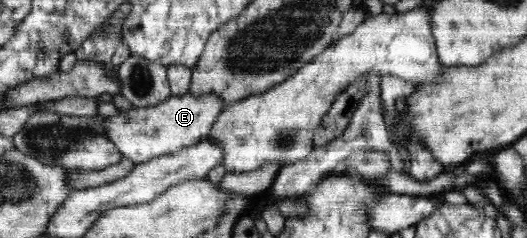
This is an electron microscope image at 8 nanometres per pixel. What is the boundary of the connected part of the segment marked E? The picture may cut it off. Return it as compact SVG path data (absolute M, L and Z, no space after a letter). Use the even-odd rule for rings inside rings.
M173 94L161 104L135 107L135 110L121 112L119 116L109 118L109 124L103 120L101 133L116 145L121 157L137 165L203 142L212 128L212 122L226 106L228 105L220 102L220 98L216 98L214 94L209 96L184 94L181 97Z

